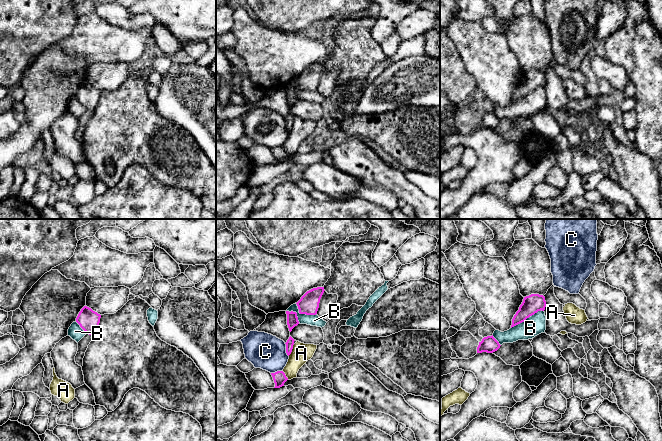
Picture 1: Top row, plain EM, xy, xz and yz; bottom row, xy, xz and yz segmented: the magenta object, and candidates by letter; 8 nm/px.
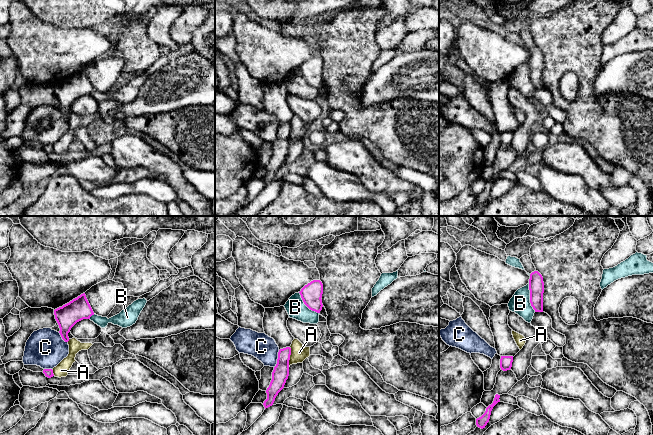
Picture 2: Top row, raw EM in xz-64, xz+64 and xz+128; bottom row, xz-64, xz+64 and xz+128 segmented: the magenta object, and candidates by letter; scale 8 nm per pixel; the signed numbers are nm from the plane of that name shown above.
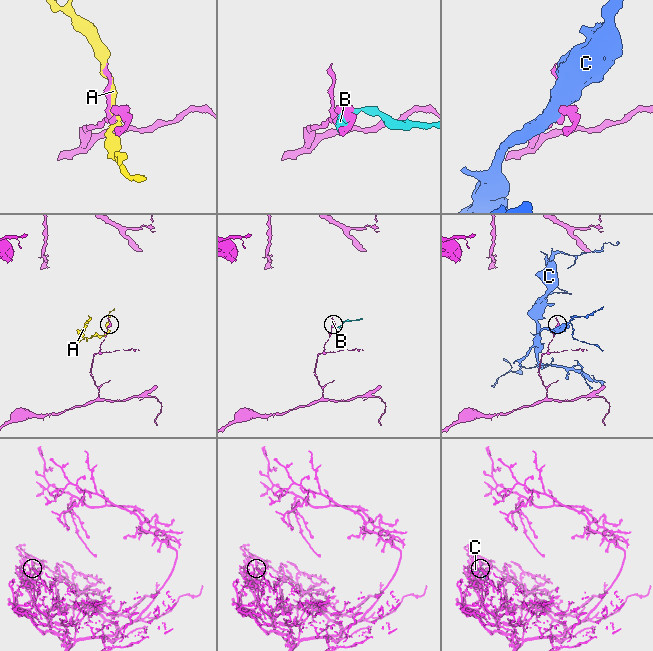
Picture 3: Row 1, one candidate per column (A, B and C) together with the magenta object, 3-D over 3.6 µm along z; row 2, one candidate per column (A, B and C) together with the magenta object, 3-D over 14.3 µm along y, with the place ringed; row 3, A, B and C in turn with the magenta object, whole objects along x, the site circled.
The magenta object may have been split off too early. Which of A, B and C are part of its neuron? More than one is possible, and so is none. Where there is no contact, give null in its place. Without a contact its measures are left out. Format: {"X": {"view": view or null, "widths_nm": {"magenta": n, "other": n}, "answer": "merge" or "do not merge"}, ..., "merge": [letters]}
{"A": {"view": "xz", "widths_nm": {"magenta": 60, "other": 160}, "answer": "do not merge"}, "B": {"view": "xz", "widths_nm": {"magenta": 160, "other": 100}, "answer": "do not merge"}, "C": {"view": "xz", "widths_nm": {"magenta": 60, "other": 280}, "answer": "do not merge"}, "merge": []}

